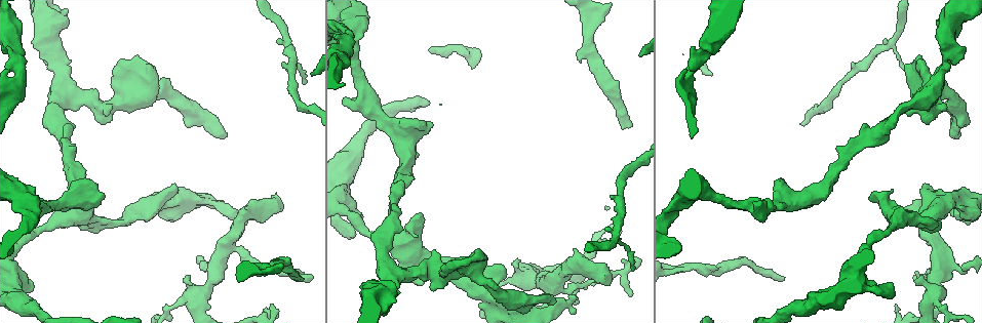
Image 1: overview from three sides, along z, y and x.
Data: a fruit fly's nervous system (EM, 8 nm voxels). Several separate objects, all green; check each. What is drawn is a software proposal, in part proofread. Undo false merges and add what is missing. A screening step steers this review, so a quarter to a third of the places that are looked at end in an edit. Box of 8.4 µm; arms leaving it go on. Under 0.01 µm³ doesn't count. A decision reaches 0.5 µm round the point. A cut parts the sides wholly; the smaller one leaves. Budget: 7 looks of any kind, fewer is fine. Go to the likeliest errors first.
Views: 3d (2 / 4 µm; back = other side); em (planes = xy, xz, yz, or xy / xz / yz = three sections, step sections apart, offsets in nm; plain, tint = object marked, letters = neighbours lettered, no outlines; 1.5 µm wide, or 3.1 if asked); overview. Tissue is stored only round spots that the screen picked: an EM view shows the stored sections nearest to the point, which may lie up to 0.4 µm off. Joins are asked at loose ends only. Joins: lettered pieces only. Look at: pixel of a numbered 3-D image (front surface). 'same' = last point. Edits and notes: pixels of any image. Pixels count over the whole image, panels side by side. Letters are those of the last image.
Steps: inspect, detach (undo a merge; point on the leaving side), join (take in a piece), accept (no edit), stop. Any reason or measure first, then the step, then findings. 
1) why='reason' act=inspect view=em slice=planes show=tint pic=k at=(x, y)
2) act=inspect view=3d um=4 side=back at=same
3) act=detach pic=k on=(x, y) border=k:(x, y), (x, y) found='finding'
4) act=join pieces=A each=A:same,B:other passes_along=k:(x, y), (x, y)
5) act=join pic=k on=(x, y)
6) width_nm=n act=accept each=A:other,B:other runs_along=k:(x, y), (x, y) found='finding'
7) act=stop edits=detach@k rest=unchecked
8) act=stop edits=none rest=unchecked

why='an open end' act=inspect view=3d um=4 pic=1 at=(603, 278)

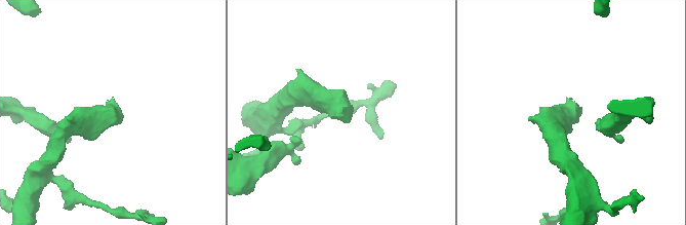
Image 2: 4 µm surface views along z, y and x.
why='now the EM' act=inspect view=em slice=planes show=letters pic=2 at=(571, 99)

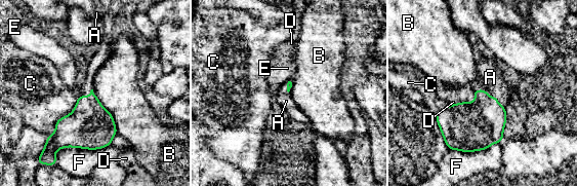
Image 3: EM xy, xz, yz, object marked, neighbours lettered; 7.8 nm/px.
act=join pieces=A each=A:same,B:other,C:other,D:other,E:other,F:other found='the neuron continues'

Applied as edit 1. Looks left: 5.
why='an open end' act=inspect view=em slice=planes show=letters pic=1 at=(924, 186)

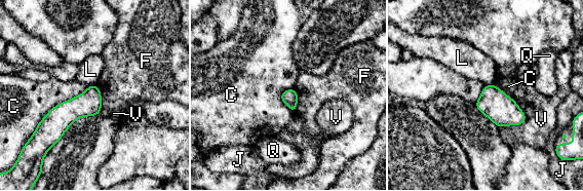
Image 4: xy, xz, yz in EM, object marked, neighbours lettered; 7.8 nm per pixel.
act=accept each=C:other,F:other,J:other,L:other,Q:other,V:other border=4:(88, 86), (55, 105), (33, 134) found='none of them fits'

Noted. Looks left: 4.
why='branch stops here' act=inspect view=3d um=4 pic=1 at=(515, 260)

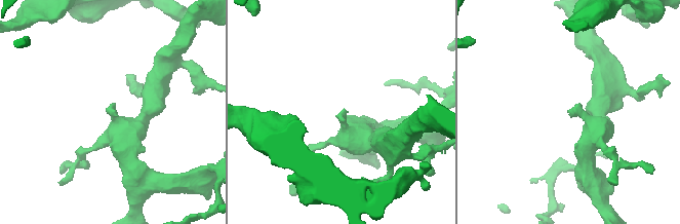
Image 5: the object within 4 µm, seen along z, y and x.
why='need the tissue' act=inspect view=em slice=planes show=letters pic=5 at=(112, 112)

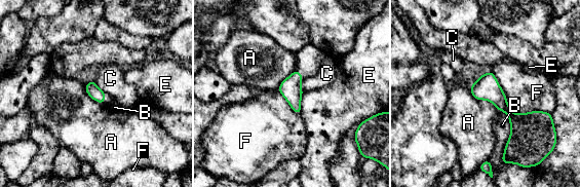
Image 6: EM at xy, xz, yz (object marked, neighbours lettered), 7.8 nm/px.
act=accept each=A:other,B:other,C:other,E:other,F:other border=6:(470, 85), (476, 99), (499, 110) found='no lettered piece goes on from it'

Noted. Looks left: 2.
act=stop edits=join@3 rest=unchecked

